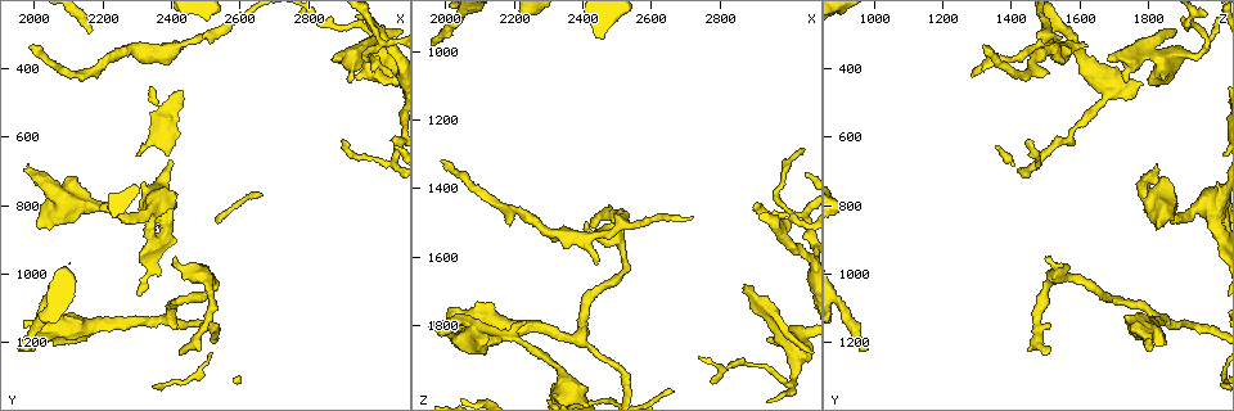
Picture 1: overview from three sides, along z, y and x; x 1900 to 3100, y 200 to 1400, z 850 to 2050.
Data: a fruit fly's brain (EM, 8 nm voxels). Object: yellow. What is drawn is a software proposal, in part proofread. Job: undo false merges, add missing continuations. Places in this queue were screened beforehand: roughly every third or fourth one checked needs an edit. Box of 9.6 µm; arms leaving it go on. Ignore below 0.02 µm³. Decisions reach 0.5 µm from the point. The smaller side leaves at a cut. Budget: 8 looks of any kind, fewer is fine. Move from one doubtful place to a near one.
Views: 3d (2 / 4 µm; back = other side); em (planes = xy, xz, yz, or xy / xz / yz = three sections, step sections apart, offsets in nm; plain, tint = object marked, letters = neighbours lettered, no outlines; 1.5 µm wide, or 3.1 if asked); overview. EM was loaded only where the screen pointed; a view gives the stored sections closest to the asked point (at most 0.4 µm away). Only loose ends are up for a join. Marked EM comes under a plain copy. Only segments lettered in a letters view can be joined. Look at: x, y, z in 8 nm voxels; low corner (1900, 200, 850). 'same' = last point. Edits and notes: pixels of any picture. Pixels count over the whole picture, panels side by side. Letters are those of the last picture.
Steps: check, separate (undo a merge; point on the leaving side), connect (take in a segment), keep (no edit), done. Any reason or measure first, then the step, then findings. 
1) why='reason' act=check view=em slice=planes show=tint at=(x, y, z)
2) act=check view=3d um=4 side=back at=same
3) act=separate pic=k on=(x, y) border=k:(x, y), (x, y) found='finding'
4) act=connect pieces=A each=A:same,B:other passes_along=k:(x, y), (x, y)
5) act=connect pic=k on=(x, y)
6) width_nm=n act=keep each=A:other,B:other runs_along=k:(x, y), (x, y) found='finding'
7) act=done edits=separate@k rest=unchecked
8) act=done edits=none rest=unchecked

why='thick turns thin' act=check view=3d um=4 at=(3010, 360, 1940)

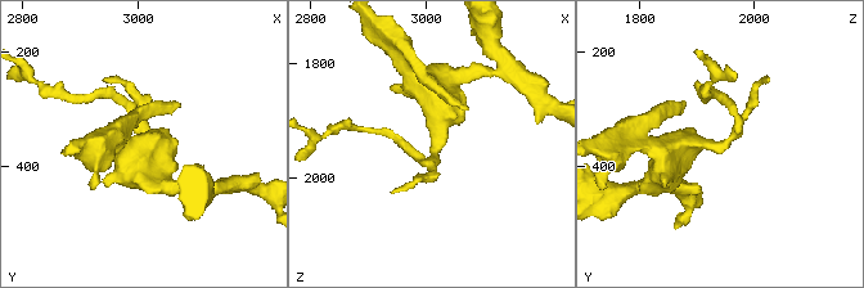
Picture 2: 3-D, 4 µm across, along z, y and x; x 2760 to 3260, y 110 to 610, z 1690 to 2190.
why='shape alone is not enough' act=check view=em slice=xz step=8 show=tint at=(3020, 365, 1945)

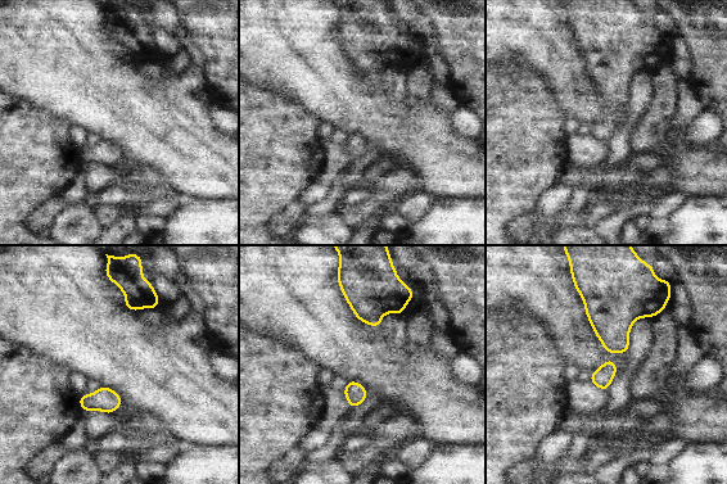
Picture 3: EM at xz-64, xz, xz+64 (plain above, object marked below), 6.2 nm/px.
why='what lies round it' act=check view=em slice=xz step=8 show=letters at=same

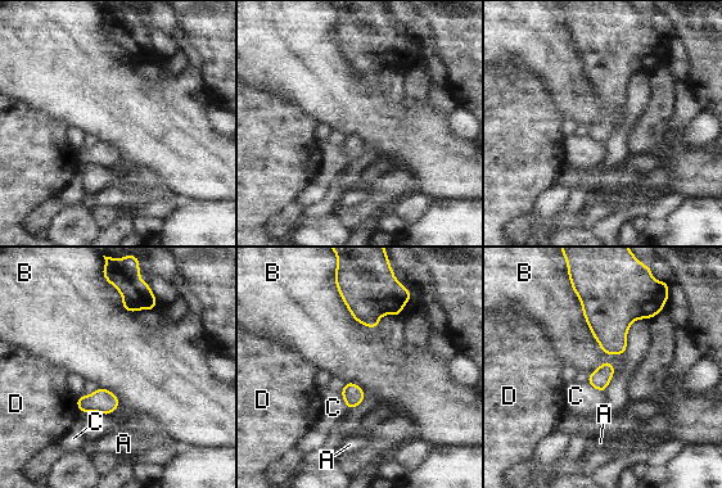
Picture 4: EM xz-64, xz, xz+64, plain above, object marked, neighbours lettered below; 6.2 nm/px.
width_nm=120 act=keep each=A:other,B:other,C:other,D:other border=4:(572, 289), (599, 347), (622, 355) found='continuous, no second cell'

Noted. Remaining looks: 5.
why='thick turns thin' act=check view=3d um=2 side=back at=(2420, 340, 1540)

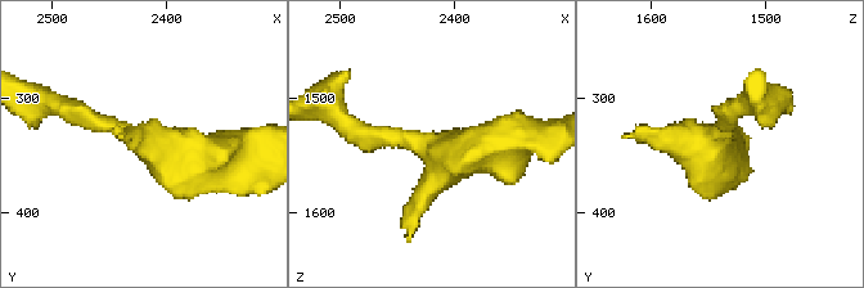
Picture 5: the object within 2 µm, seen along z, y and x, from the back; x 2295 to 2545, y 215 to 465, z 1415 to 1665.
why='shape alone is not enough' act=check view=em slice=planes show=tint at=(2420, 332, 1544)

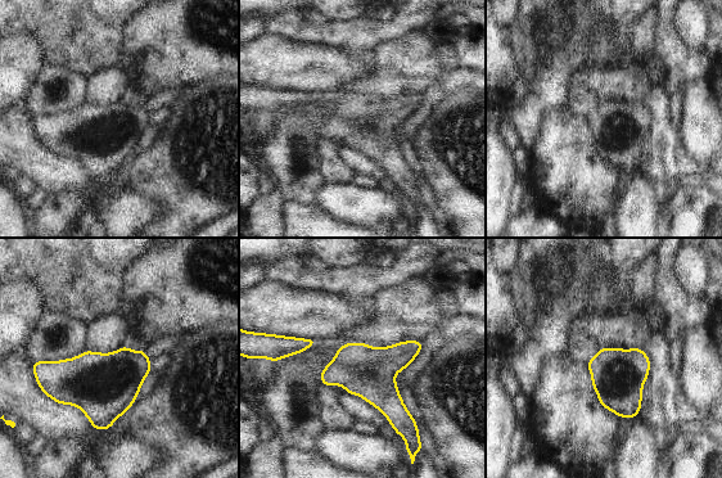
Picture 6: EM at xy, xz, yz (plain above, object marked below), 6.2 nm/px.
why='what lies round it' act=check view=em slice=planes show=letters at=same

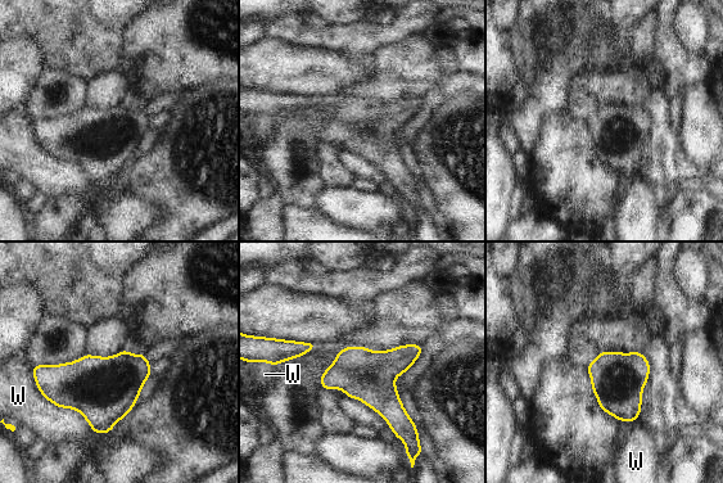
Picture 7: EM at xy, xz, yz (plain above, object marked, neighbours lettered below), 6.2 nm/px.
act=keep each=W:other border=7:(67, 407), (77, 410), (93, 432) found='continuous, no second cell'

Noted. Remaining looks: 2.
why='thin end' act=check view=3d um=2 at=(2000, 330, 1330)

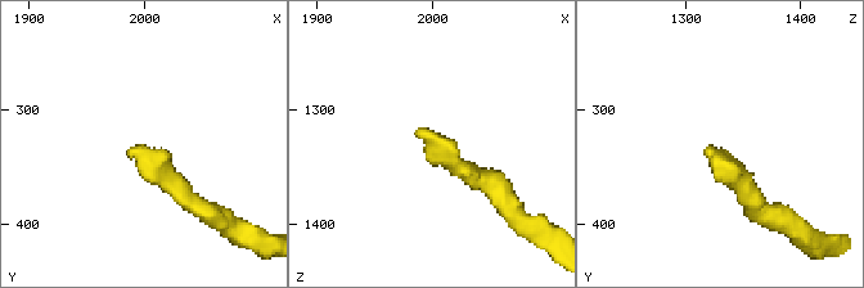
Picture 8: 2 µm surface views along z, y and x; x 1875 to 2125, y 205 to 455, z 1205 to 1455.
act=check view=em slice=planes show=letters at=(1992, 338, 1322)

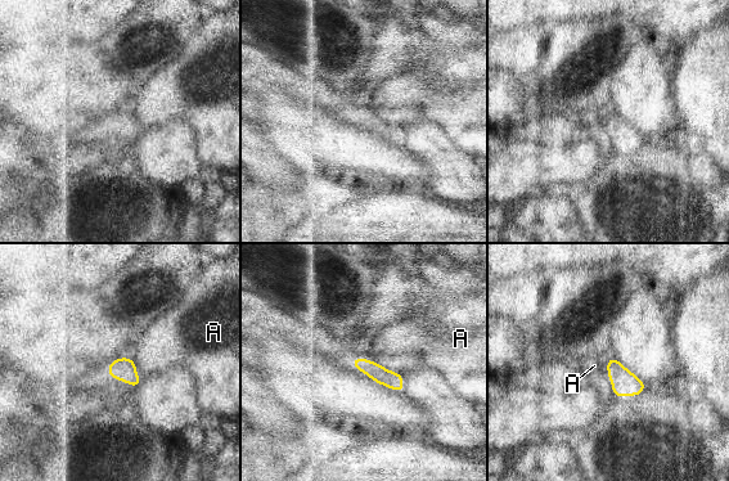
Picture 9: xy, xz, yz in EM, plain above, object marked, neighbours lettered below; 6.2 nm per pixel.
longest_contact=A:180nm act=keep each=A:other runs_along=9:(356, 362), (400, 386) found='no lettered segment goes on from it'

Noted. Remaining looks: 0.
act=done edits=none rest=unchecked

